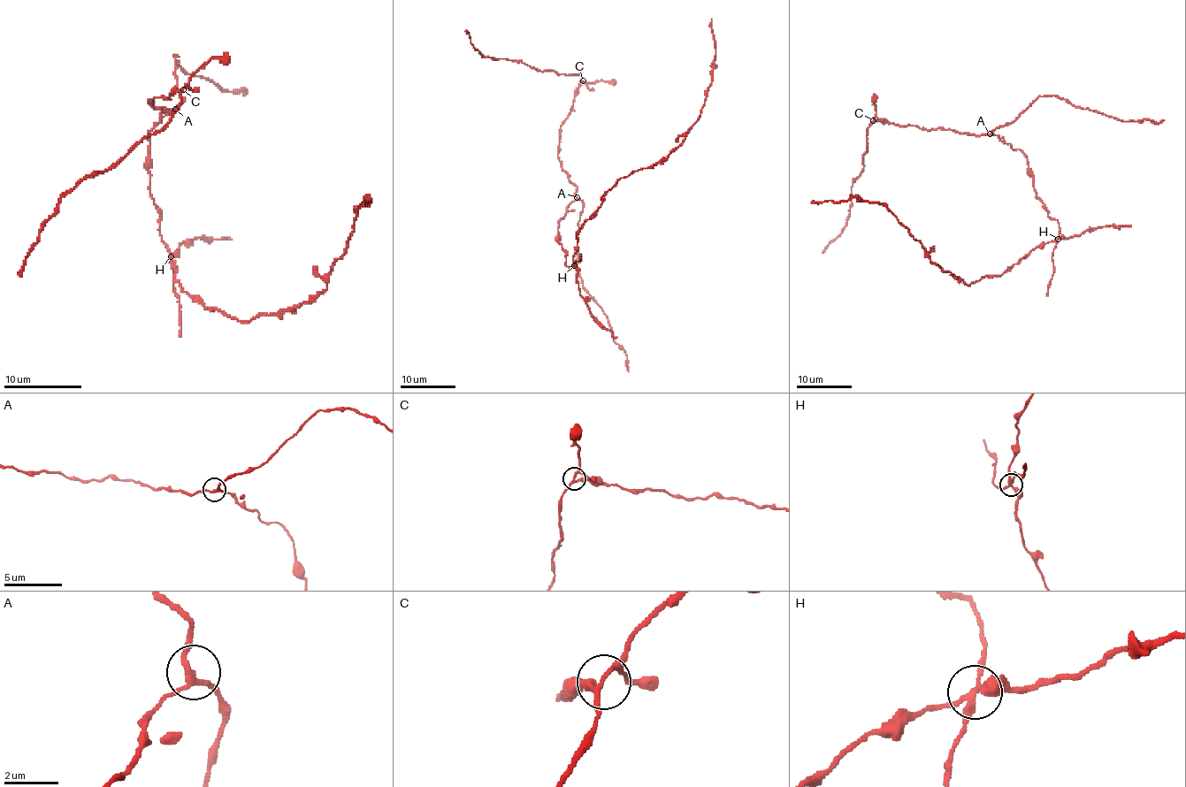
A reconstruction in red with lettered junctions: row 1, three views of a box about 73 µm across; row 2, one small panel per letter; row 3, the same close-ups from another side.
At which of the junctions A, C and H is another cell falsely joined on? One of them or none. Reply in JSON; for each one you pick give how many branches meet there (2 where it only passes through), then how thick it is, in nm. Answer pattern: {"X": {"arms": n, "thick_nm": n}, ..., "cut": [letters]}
{"H": {"arms": 4, "thick_nm": 240}, "cut": ["H"]}

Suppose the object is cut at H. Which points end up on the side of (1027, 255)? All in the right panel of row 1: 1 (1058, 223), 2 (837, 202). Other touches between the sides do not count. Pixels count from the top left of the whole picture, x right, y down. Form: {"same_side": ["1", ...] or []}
{"same_side": ["2"]}

